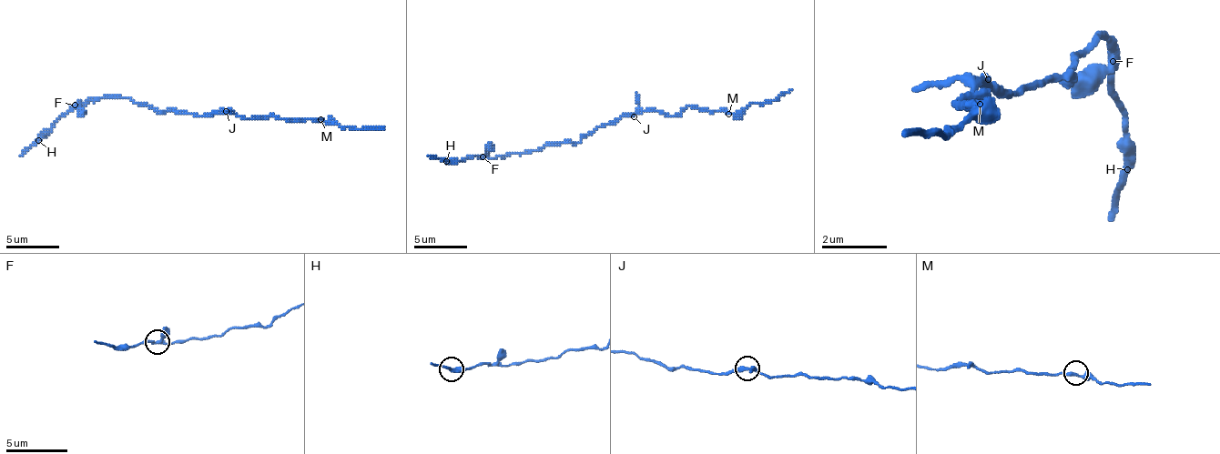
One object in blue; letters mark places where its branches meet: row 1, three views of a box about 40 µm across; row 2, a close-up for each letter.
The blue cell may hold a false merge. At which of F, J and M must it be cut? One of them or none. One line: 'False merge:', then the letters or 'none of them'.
False merge: F

